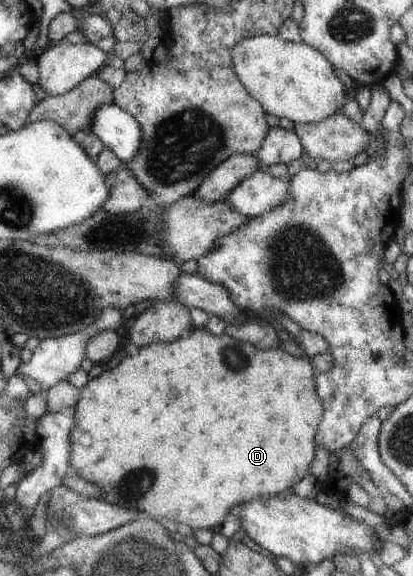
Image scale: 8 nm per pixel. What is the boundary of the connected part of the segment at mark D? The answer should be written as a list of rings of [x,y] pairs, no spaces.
[[[193,327],[189,335],[177,337],[169,342],[152,342],[139,348],[137,355],[125,355],[113,369],[107,369],[86,382],[79,389],[80,397],[74,406],[74,427],[70,434],[68,454],[69,473],[95,483],[102,492],[105,502],[141,511],[151,520],[164,517],[176,525],[183,523],[193,529],[220,525],[228,512],[255,496],[277,496],[292,488],[308,472],[315,453],[317,423],[323,414],[320,400],[314,393],[314,372],[310,359],[301,355],[293,357],[278,348],[257,348],[249,343],[221,333],[214,335],[204,328]]]

